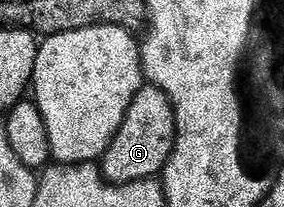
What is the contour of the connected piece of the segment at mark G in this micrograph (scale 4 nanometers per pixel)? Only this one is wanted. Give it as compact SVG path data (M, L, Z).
M151 84L141 85L134 96L122 128L109 144L102 159L102 174L113 184L126 182L146 182L163 175L164 165L170 160L176 143L176 108L166 92Z

